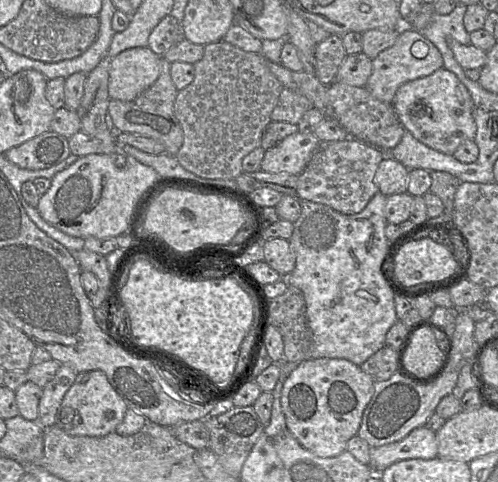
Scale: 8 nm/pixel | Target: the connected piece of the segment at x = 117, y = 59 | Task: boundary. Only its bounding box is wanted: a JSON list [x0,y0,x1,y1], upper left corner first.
[109,46,161,101]

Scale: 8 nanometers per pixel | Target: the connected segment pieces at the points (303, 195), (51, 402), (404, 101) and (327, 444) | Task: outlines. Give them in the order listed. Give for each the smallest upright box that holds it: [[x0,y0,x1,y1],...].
[[296,137,386,214],[38,365,77,427],[393,67,476,155],[280,358,374,458]]

